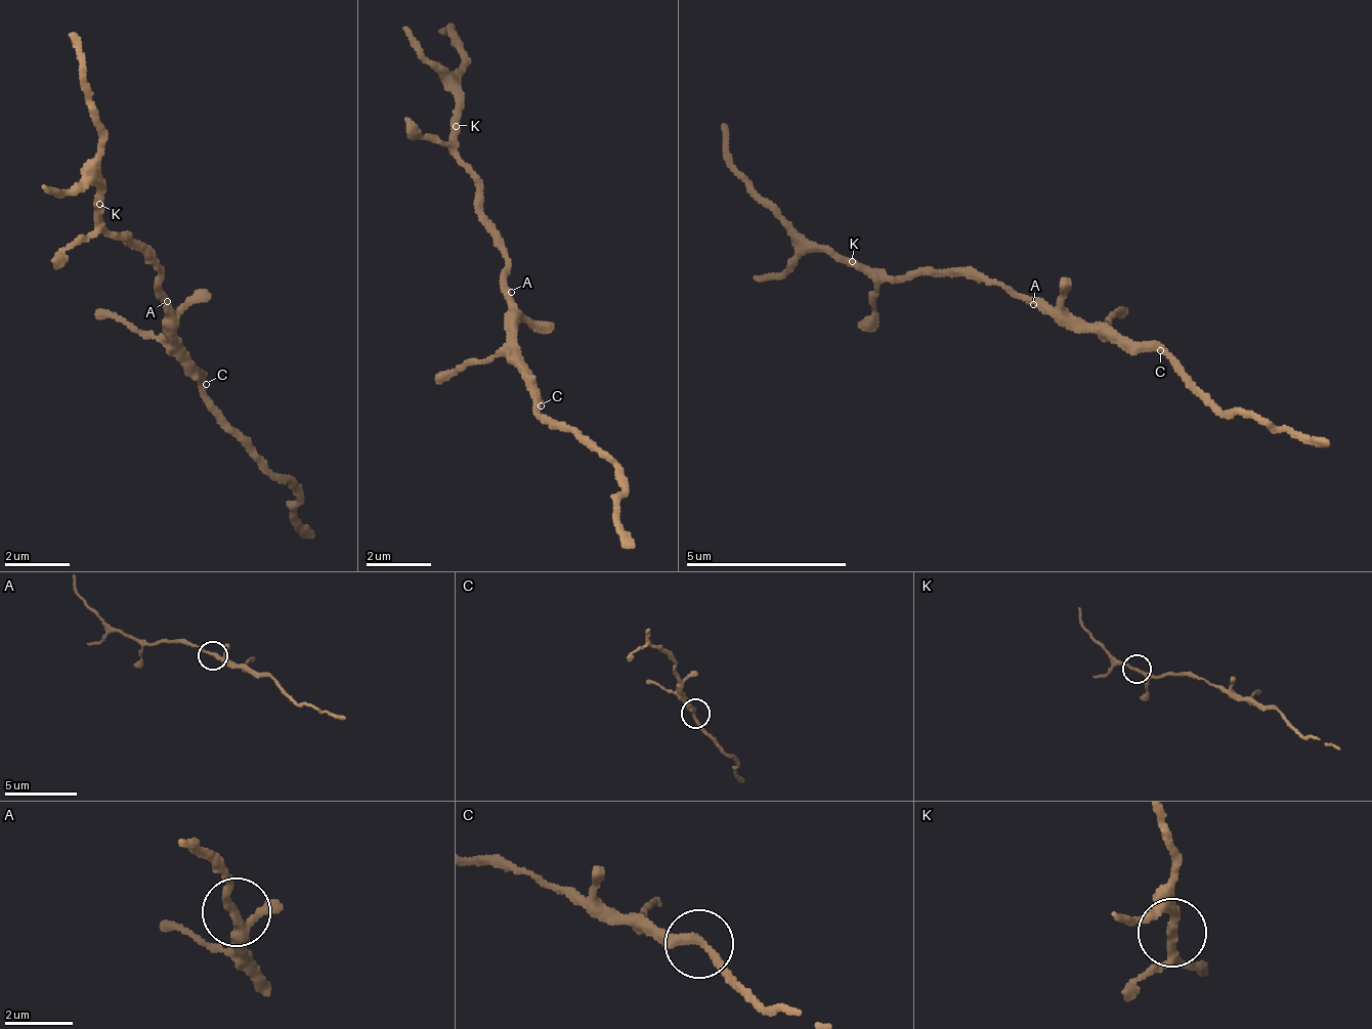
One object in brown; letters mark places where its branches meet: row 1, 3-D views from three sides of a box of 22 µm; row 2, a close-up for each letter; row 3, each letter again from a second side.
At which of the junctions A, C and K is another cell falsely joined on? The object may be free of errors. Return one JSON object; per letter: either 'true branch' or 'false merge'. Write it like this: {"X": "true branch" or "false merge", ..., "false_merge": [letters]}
{"A": "true branch", "C": "true branch", "K": "true branch", "false_merge": []}

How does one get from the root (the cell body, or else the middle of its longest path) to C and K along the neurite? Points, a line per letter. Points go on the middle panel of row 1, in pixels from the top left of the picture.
C: (503, 284), (503, 300), (511, 306), (510, 366), (532, 384), (532, 399), (541, 405)
K: (503, 284), (504, 242), (480, 206), (480, 175), (457, 153), (457, 123)

